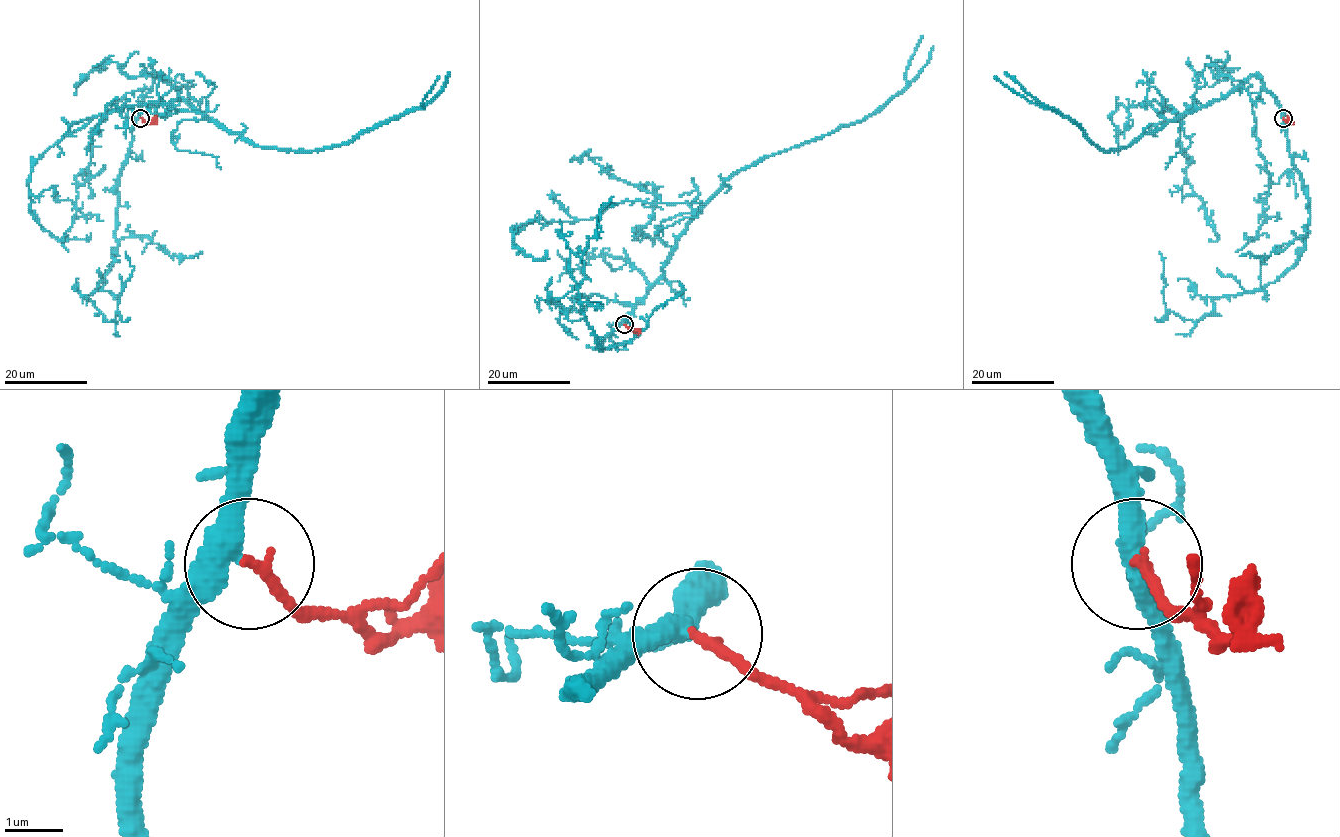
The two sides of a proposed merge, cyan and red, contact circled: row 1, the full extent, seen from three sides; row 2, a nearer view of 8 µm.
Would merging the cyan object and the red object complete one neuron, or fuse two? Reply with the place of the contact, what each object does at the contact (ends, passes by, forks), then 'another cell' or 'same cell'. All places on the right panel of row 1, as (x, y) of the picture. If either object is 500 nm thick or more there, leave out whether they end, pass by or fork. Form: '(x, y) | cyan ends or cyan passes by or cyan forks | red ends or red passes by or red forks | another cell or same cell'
(1283, 118) | cyan passes by | red ends | same cell

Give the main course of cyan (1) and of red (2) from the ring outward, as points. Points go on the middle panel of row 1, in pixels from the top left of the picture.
1: (623, 324), (662, 273), (687, 222), (726, 181), (765, 157), (877, 113), (906, 87), (906, 72), (922, 35)
2: (624, 324), (641, 331)

